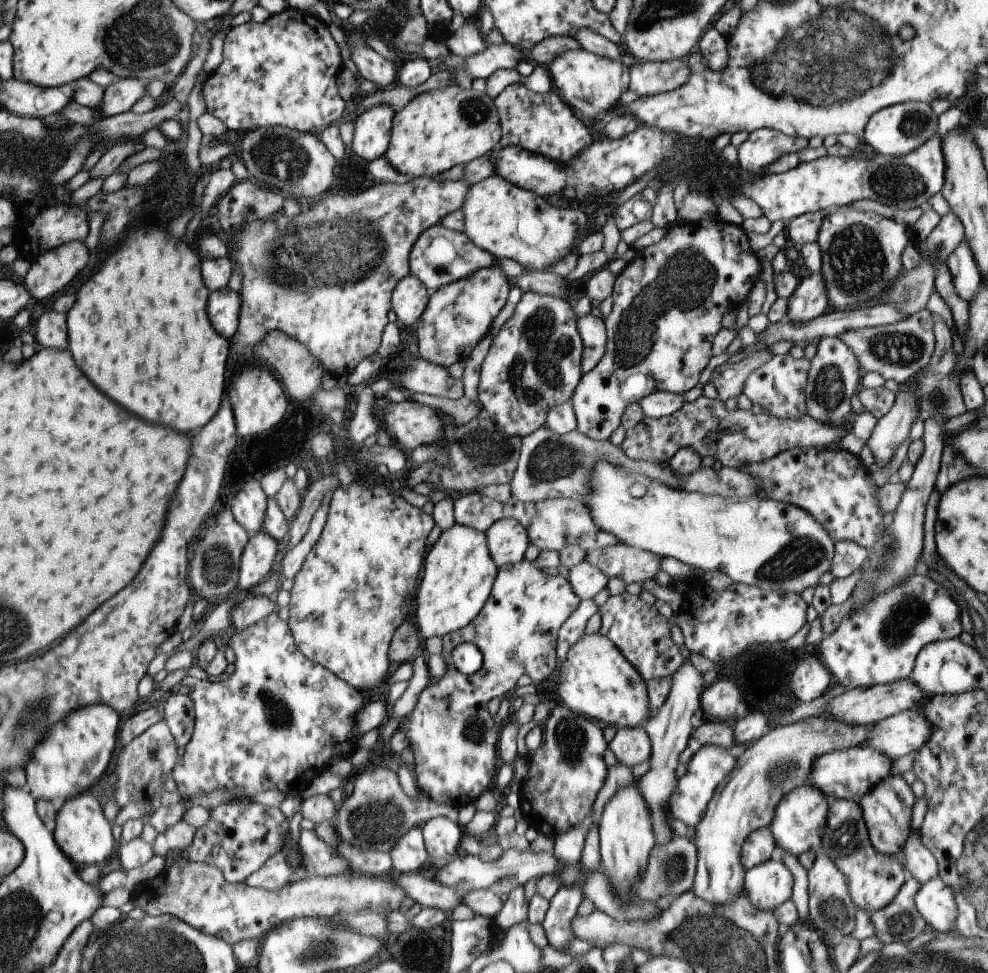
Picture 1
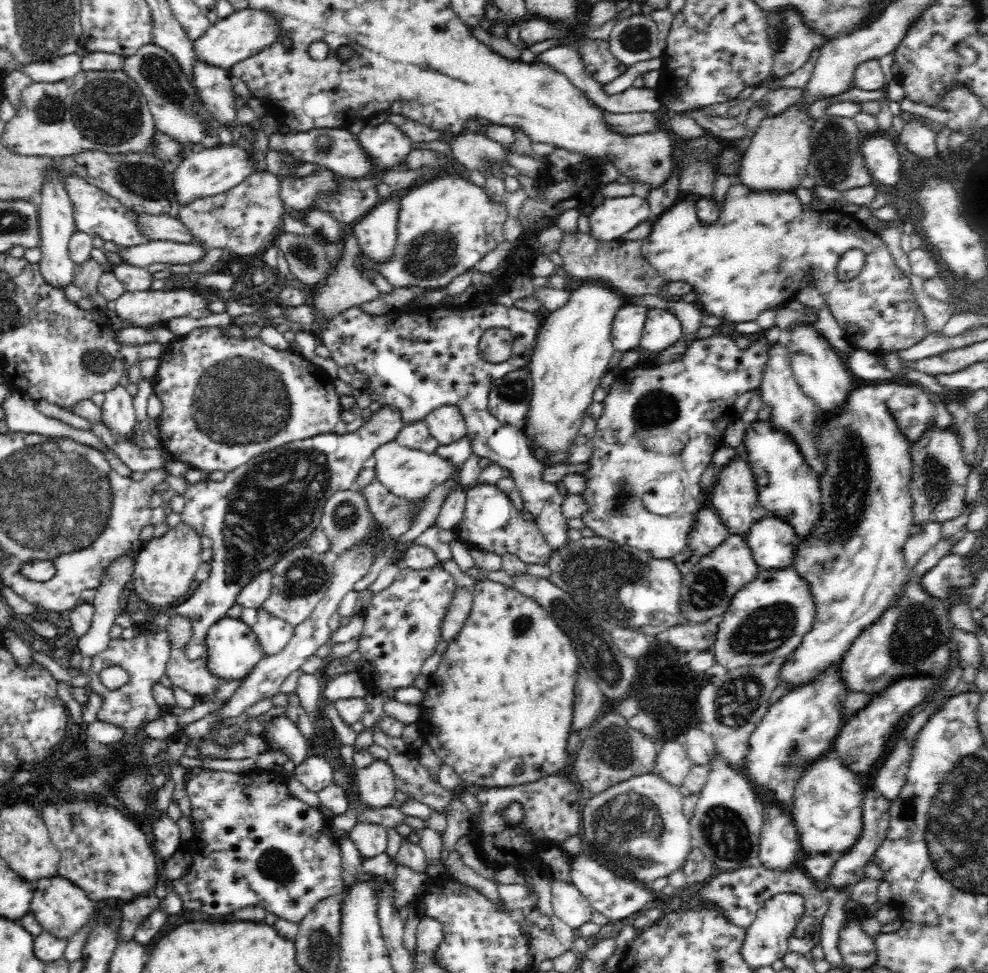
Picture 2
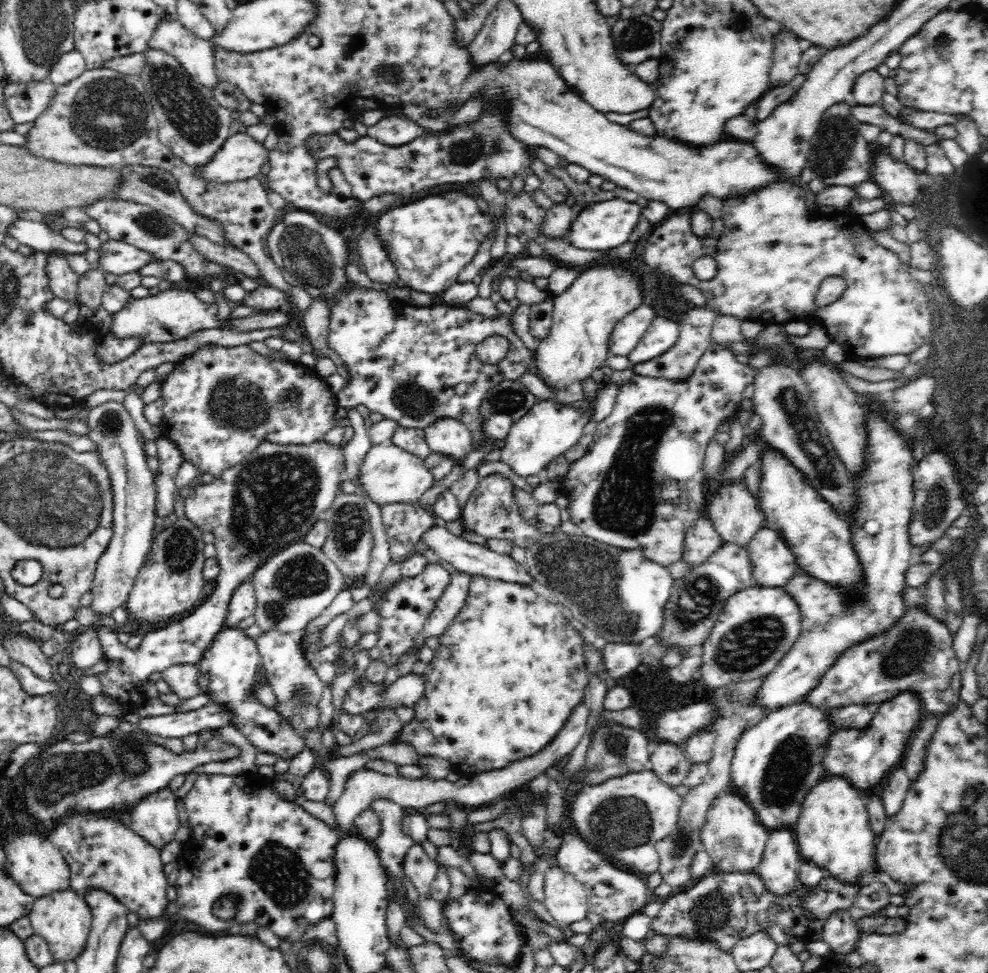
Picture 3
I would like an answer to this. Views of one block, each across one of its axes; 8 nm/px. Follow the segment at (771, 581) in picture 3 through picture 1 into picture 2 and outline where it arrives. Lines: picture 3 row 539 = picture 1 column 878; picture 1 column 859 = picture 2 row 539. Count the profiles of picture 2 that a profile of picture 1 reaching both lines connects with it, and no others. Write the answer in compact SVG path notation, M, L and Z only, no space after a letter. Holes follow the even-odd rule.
M769 514L758 519L744 535L760 570L782 570L793 566L801 542L796 529L786 519Z

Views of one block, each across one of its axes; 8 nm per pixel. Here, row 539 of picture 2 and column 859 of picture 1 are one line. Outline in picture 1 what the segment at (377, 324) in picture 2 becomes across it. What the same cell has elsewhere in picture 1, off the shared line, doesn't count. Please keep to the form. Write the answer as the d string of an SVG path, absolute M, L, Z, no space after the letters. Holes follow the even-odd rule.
M856 542L835 543L830 572L834 579L845 579L858 571L865 563L868 551Z

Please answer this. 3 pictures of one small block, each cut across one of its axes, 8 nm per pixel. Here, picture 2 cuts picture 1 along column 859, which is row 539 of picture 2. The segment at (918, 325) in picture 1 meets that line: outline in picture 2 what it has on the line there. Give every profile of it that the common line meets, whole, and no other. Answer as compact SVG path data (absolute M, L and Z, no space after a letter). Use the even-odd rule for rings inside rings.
M356 487L333 493L324 503L320 521L336 556L372 536L376 524L366 497Z

